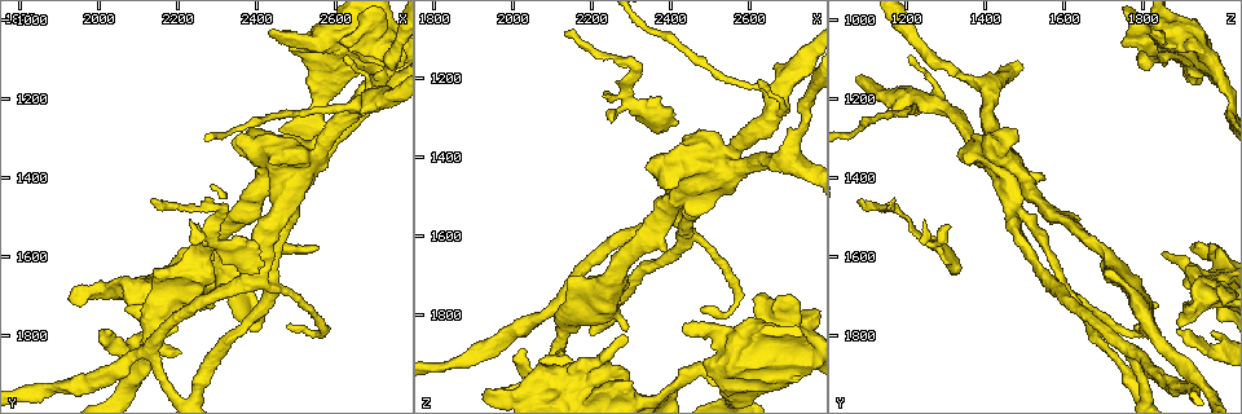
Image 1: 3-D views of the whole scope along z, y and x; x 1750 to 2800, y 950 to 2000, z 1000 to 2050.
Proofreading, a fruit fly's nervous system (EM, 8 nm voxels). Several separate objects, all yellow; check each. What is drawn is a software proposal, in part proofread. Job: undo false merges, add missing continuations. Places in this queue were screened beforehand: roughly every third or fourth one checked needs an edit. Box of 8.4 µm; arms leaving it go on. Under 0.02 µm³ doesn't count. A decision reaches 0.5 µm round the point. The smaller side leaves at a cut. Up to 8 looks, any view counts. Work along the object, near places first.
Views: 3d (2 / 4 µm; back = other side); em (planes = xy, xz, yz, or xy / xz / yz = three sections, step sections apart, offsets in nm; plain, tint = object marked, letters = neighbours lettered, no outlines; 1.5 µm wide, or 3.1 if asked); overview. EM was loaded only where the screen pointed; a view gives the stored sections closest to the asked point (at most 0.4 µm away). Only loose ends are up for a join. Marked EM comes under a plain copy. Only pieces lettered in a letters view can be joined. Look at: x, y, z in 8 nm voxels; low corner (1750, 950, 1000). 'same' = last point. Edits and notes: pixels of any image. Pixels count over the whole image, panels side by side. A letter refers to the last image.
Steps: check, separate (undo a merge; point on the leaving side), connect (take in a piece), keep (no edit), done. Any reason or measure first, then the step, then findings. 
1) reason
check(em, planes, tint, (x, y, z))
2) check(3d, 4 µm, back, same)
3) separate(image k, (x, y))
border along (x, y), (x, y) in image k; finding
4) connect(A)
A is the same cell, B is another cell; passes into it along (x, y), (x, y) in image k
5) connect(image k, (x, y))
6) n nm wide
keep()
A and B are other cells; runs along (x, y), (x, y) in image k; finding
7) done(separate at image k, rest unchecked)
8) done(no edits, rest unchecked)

tapers out
check(3d, 4 µm, (2145, 1455, 1085))

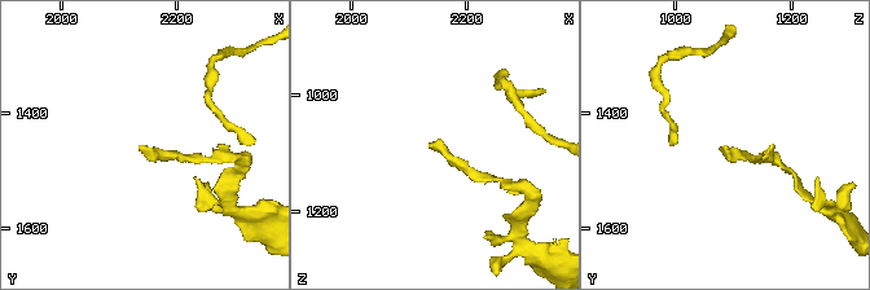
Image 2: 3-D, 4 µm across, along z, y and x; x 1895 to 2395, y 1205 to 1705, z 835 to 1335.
check(em, xz, step 8, letters, (2140, 1460, 1080))

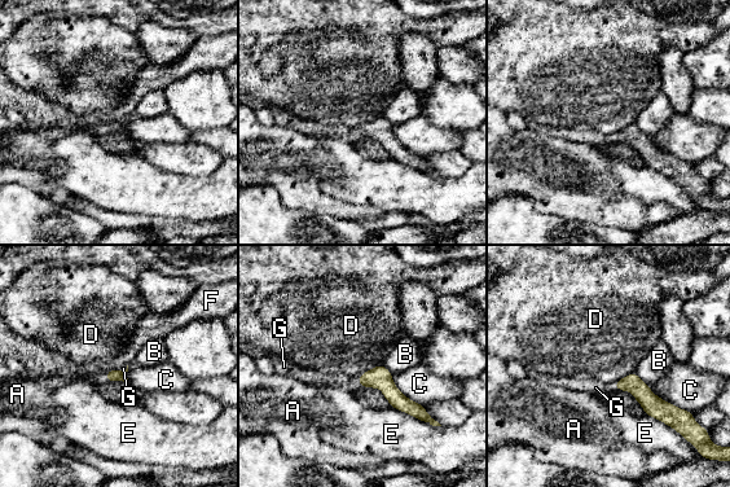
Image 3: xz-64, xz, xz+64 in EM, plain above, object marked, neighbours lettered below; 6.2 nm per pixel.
another direction
check(em, planes, letters, same)

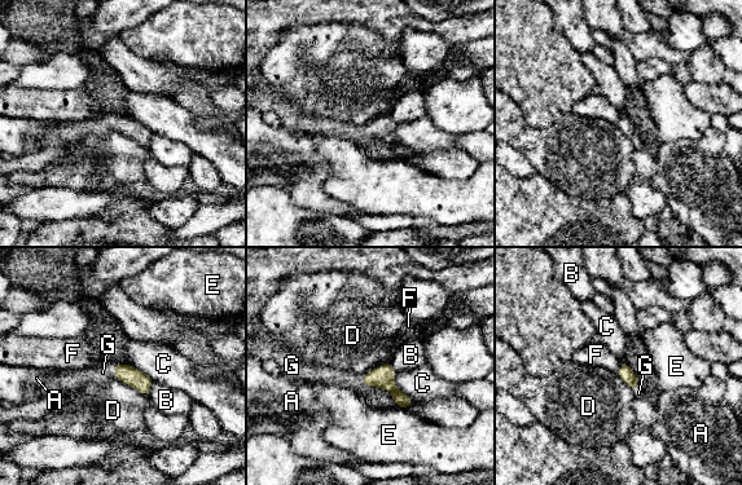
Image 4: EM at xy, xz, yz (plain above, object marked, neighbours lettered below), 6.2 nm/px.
connect(G)
G is the same cell, A, B, C, D, E and F are other cells; passes into it along (127, 374), (114, 370), (75, 379) in image 4; it goes on there

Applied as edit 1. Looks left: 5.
branch stops here
check(3d, 4 µm, (2415, 1620, 1310))

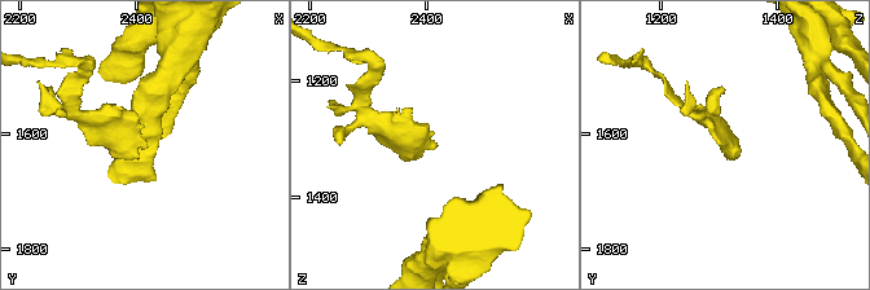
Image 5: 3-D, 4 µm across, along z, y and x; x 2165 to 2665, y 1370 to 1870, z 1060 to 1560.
need the tissue
check(em, xy, step 8, letters, (2410, 1625, 1310))

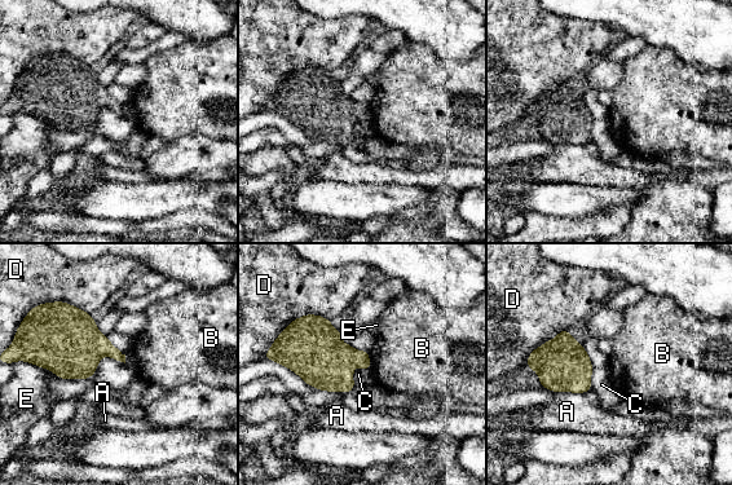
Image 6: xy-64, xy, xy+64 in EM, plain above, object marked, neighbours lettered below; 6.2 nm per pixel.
keep()
A, B, C, D and E are other cells; no lettered piece goes on from it

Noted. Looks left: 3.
an open end
check(em, xy, step 4, tint, (2625, 1065, 1750))

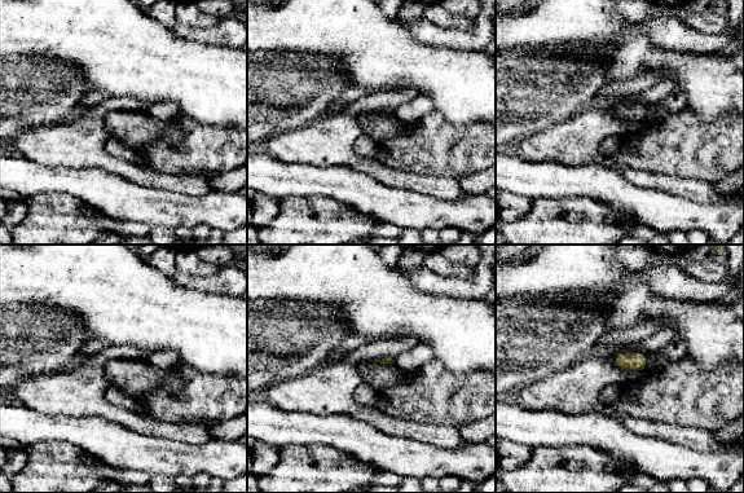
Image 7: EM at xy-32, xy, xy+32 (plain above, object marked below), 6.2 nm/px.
check(em, xy, step 4, letters, same)

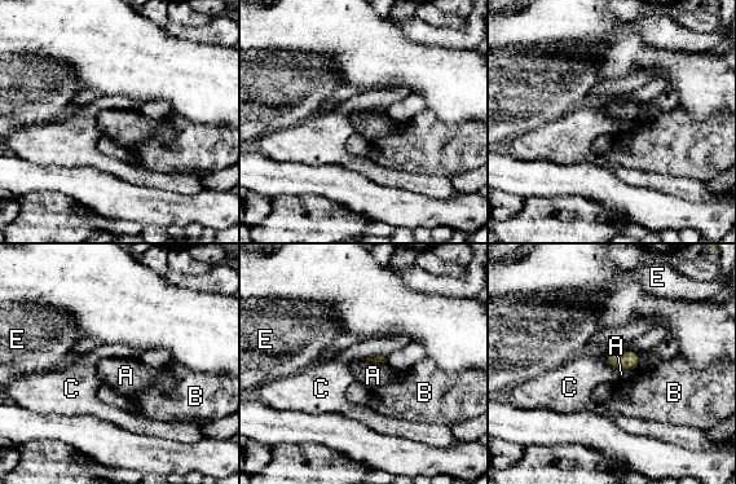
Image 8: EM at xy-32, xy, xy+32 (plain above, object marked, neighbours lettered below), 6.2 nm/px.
A touches over 140 nm
keep()
A, B, C and E are other cells; none of them fits

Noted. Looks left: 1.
done(connect at image 4, rest unchecked)

